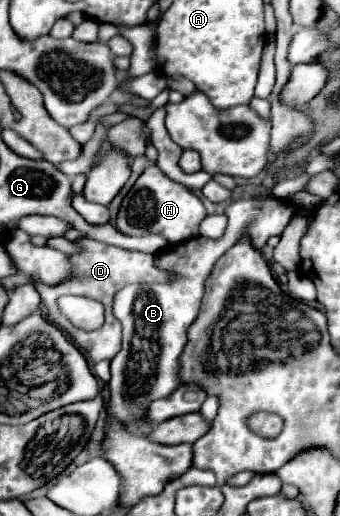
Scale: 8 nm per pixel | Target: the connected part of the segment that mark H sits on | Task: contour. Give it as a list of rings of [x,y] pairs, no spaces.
[[[150,165],[124,197],[116,217],[116,229],[130,237],[162,235],[170,245],[174,245],[196,237],[198,225],[204,217],[206,209],[190,189],[166,177],[158,165]]]

